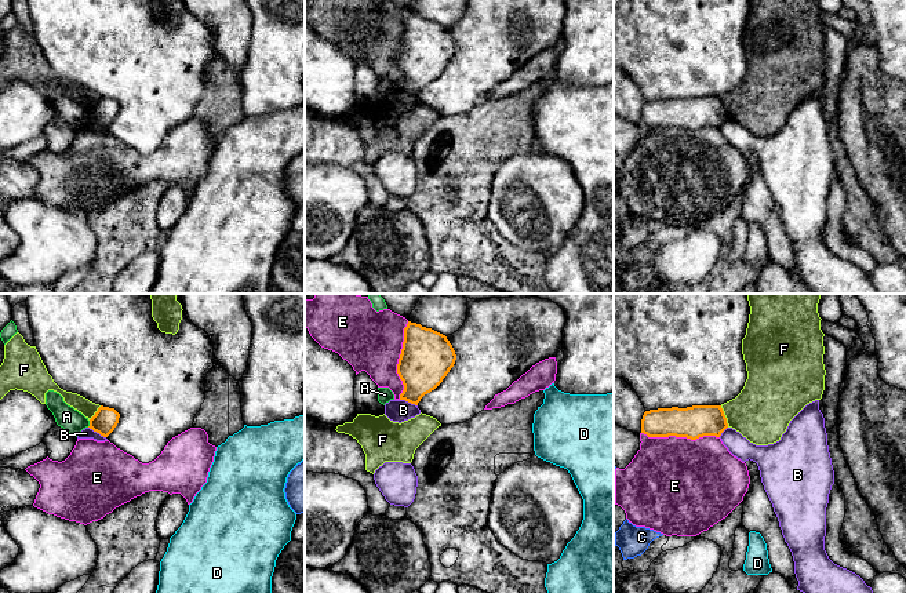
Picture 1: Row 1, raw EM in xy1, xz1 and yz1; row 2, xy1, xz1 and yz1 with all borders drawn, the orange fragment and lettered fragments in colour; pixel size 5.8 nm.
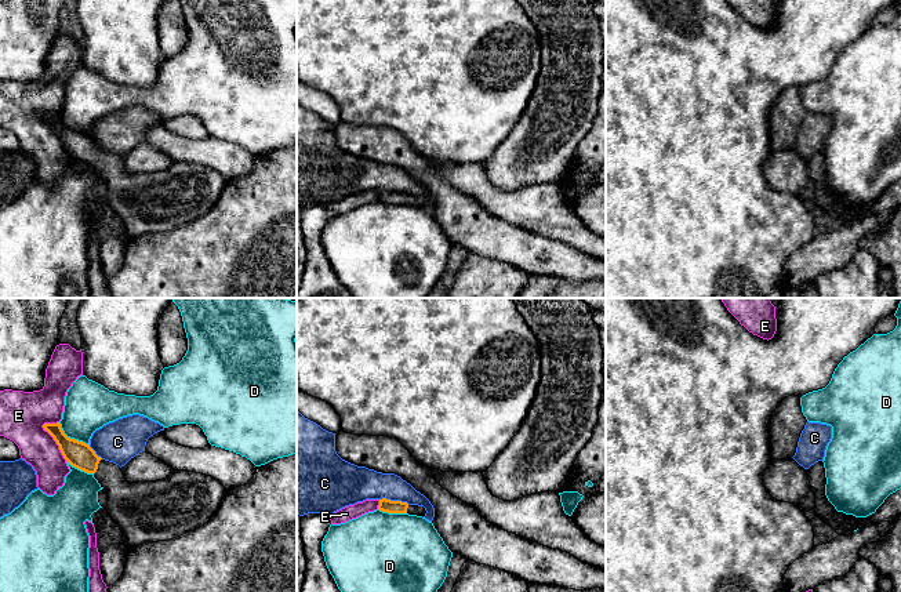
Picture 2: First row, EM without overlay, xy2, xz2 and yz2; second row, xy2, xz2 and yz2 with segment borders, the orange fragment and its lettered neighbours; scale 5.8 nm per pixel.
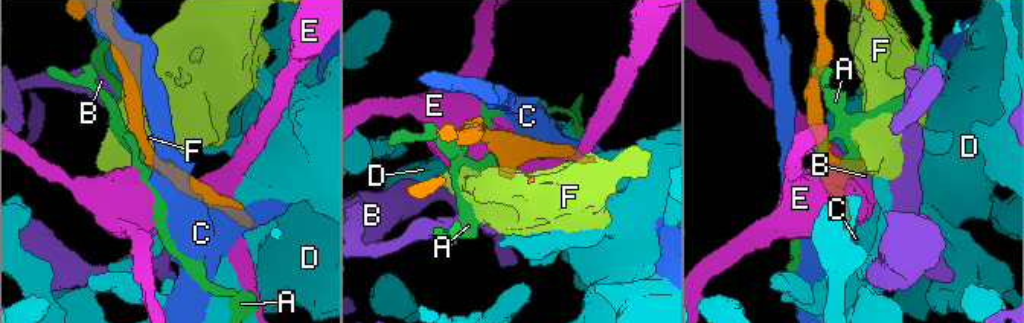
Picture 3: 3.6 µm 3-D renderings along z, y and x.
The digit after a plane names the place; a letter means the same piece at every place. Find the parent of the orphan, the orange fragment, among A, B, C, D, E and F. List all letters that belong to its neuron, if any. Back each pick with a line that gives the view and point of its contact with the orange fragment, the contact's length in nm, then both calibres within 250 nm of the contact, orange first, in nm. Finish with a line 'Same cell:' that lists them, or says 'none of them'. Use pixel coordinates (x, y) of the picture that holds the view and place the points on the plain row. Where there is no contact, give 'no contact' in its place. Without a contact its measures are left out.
Same cell: none of them

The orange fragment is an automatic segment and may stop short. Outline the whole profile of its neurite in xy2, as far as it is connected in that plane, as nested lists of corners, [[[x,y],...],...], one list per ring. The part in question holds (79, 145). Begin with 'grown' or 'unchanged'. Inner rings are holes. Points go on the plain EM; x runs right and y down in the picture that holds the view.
grown; [[[59,113],[44,115],[43,119],[54,128],[72,157],[92,164],[106,181],[109,188],[106,201],[119,215],[126,237],[170,232],[204,217],[215,206],[226,185],[226,179],[218,171],[188,161],[174,161],[168,168],[156,172],[128,174],[119,156],[98,148],[88,135],[68,128]]]

